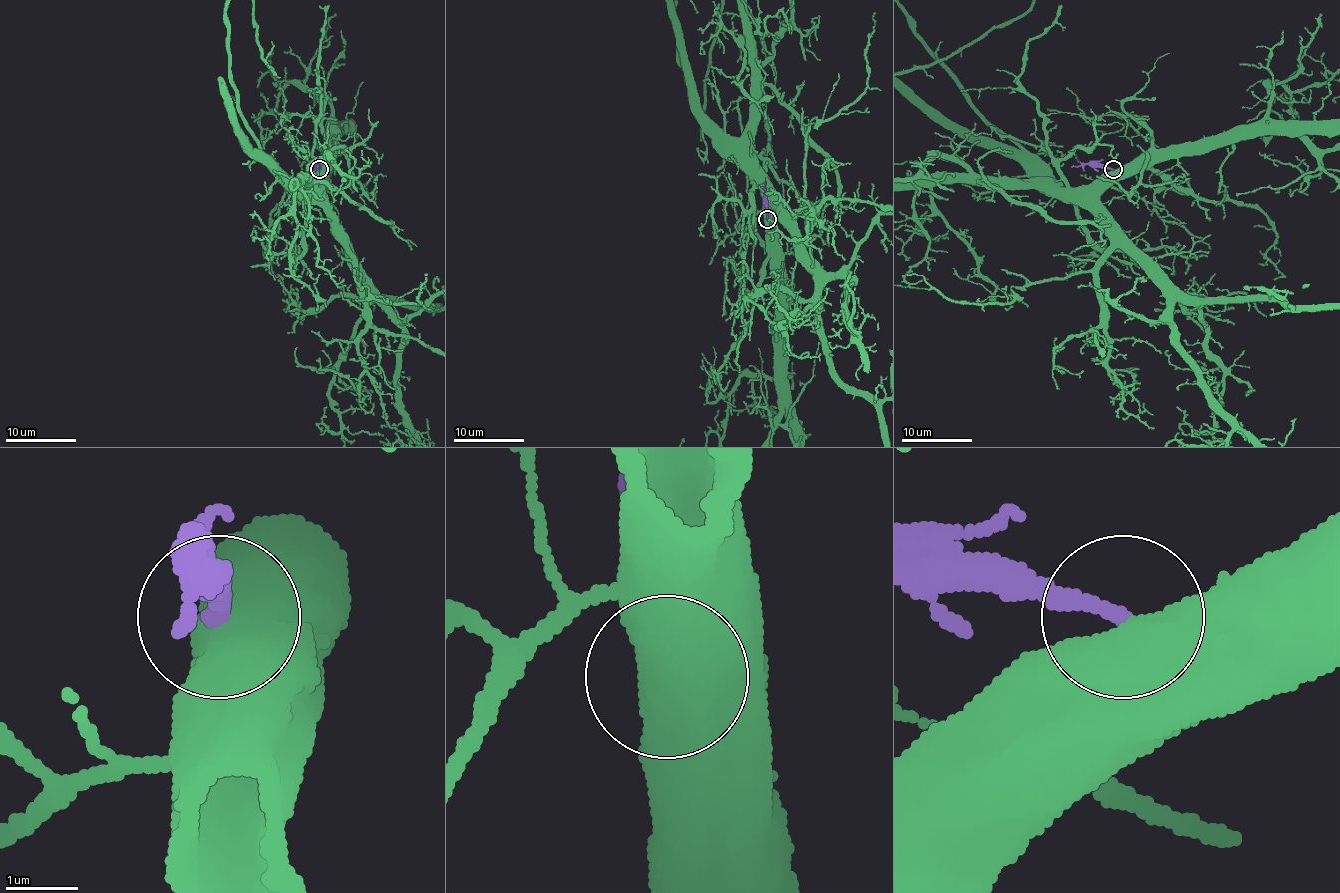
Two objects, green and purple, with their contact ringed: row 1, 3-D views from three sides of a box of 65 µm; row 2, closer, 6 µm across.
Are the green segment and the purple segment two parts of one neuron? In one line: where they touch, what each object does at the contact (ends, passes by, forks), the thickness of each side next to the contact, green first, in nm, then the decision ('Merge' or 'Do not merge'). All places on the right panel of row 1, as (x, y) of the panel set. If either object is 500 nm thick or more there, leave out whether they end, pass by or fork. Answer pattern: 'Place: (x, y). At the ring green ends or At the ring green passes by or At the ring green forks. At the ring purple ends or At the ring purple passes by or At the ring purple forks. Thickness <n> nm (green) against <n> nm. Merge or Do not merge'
Place: (1113, 169). Thickness 800 nm (green) against 240 nm. Do not merge

